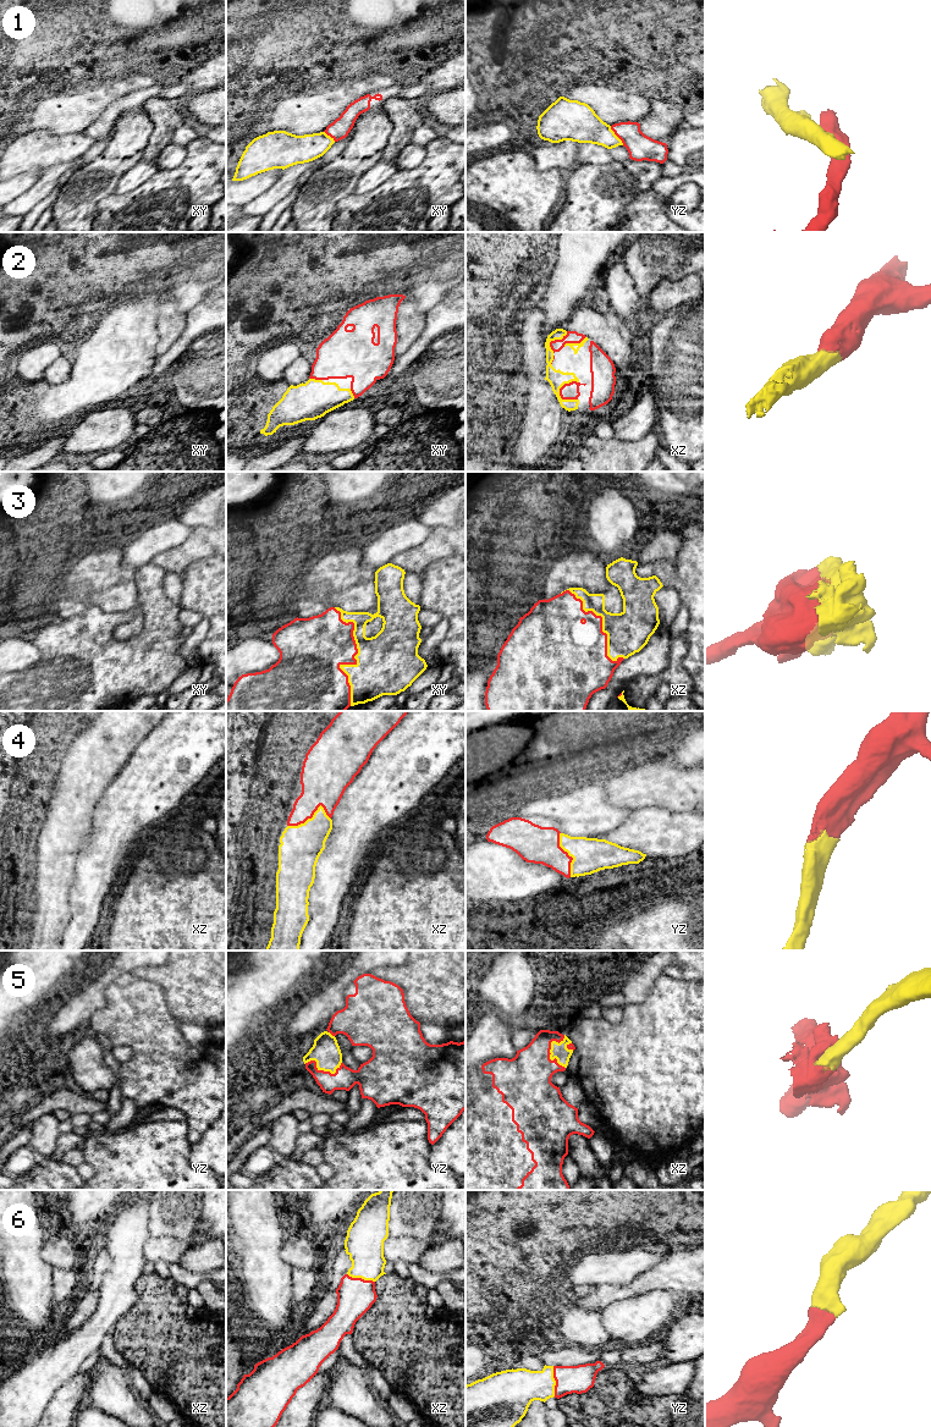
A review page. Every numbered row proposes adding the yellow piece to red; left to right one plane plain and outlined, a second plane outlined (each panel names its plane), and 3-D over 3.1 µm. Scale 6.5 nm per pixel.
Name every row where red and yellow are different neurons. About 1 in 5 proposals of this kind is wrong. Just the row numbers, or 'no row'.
1

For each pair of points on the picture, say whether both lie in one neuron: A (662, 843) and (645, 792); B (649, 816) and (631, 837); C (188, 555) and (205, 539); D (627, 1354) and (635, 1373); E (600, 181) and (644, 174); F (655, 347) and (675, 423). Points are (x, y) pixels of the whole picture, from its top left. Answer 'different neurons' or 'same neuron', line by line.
A: different neurons
B: same neuron
C: same neuron
D: different neurons
E: same neuron
F: same neuron

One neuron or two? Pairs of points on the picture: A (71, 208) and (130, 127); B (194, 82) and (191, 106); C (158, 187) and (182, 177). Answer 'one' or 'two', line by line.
A: one
B: two
C: one

